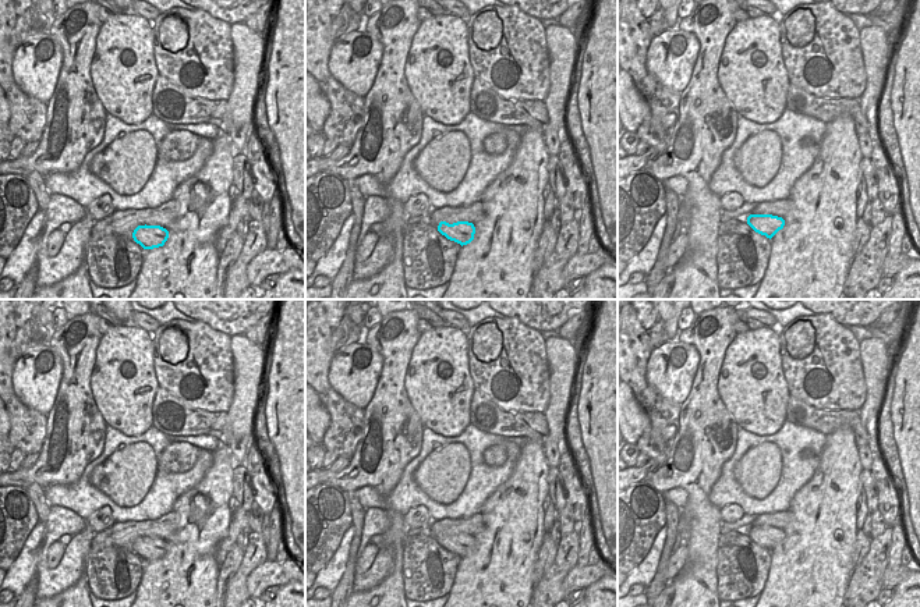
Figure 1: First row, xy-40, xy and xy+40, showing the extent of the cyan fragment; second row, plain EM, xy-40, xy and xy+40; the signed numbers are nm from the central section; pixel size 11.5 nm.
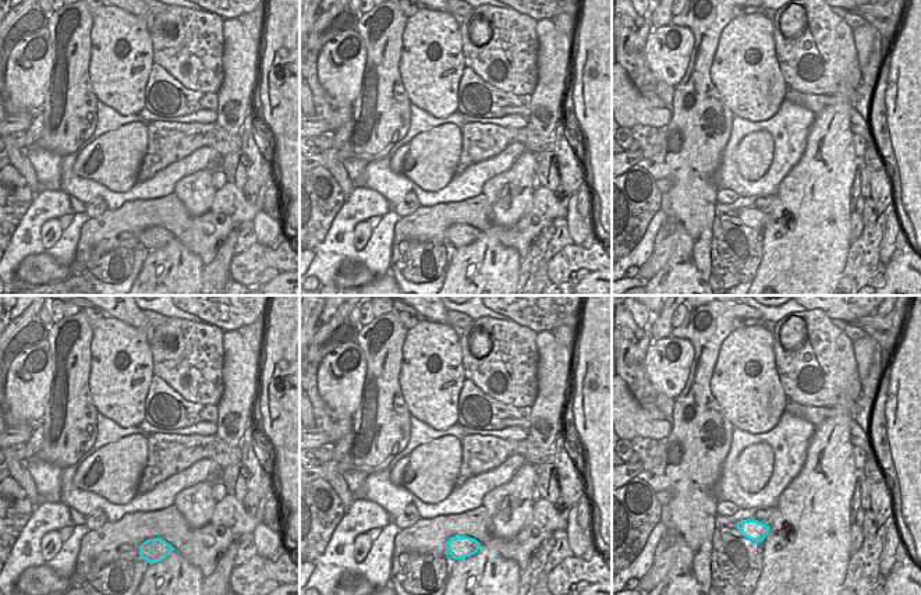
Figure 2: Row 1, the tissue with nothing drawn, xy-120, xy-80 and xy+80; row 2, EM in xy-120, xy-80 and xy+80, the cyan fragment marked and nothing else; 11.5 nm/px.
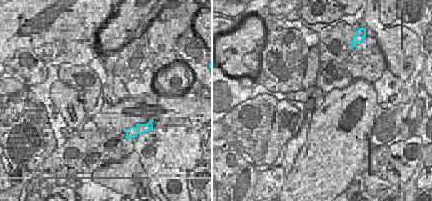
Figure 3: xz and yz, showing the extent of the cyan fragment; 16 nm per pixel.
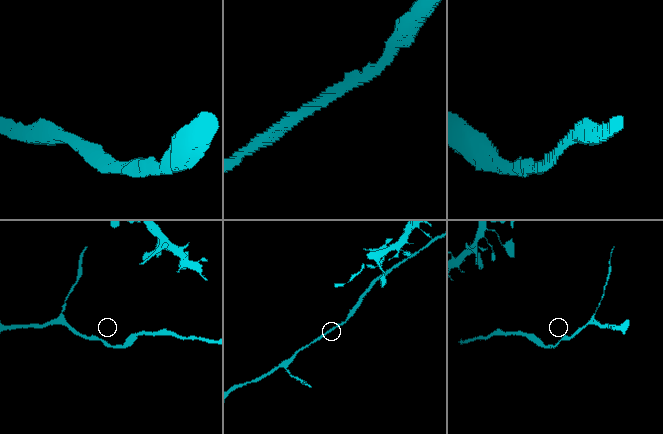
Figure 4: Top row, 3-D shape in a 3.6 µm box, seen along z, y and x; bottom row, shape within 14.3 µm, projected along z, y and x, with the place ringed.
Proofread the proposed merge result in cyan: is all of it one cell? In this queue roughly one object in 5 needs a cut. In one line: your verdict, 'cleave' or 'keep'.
keep

